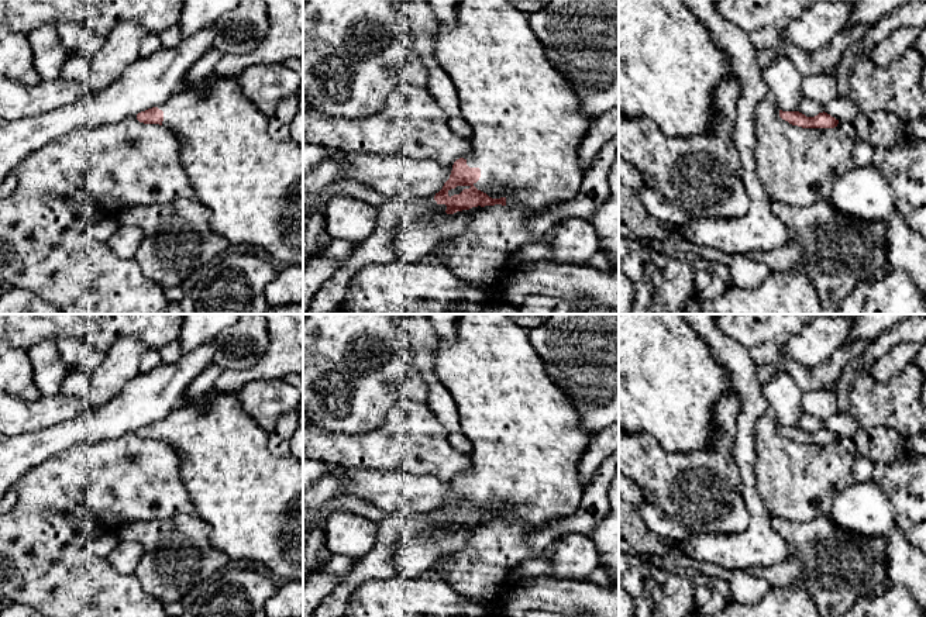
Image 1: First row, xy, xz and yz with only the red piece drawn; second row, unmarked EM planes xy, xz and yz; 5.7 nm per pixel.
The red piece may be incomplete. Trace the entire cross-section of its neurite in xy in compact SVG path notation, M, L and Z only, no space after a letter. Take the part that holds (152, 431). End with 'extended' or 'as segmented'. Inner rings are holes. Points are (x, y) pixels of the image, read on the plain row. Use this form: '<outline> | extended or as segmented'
M238 392L206 393L163 420L138 428L137 435L163 441L175 449L195 513L211 527L210 542L216 549L233 562L259 562L268 573L303 582L303 465L292 454L275 455L268 448L268 432L244 411Z | extended

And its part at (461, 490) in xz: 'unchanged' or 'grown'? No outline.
grown

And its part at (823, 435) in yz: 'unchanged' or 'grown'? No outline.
unchanged

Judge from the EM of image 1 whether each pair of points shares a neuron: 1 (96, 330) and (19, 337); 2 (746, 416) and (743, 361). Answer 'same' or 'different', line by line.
1: same
2: same

